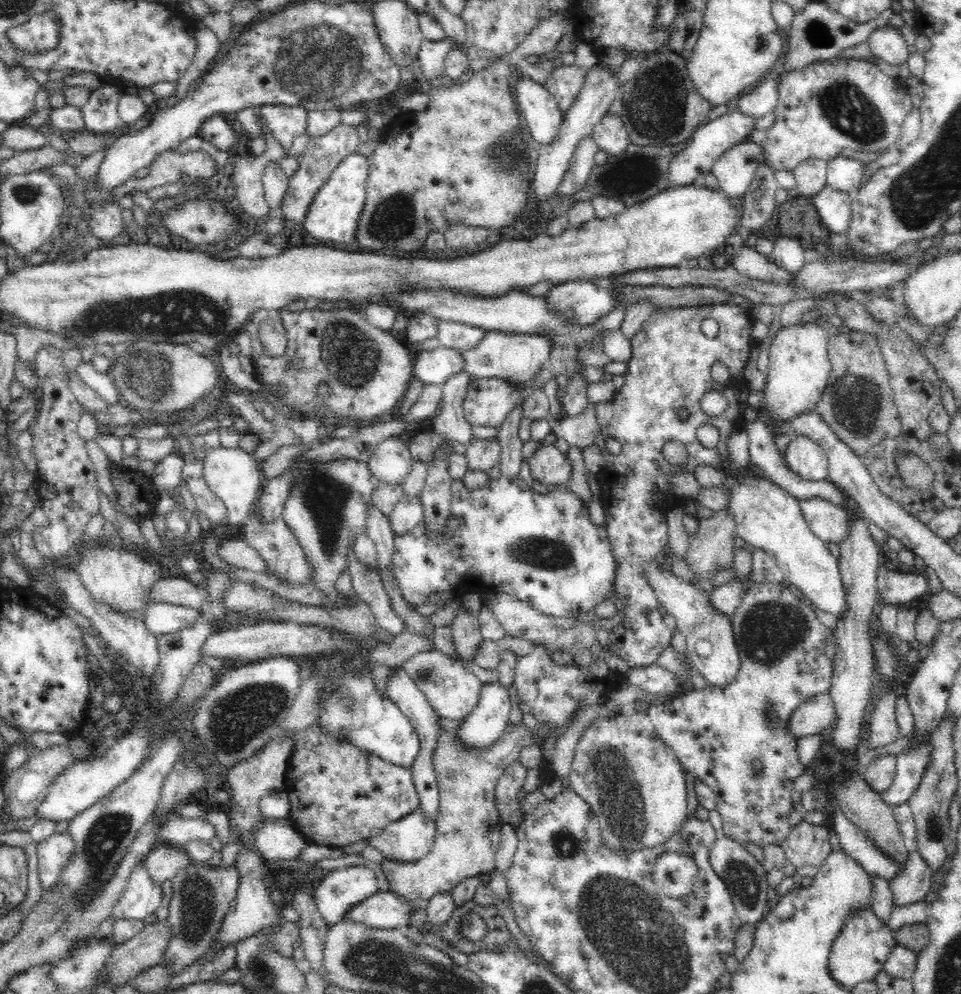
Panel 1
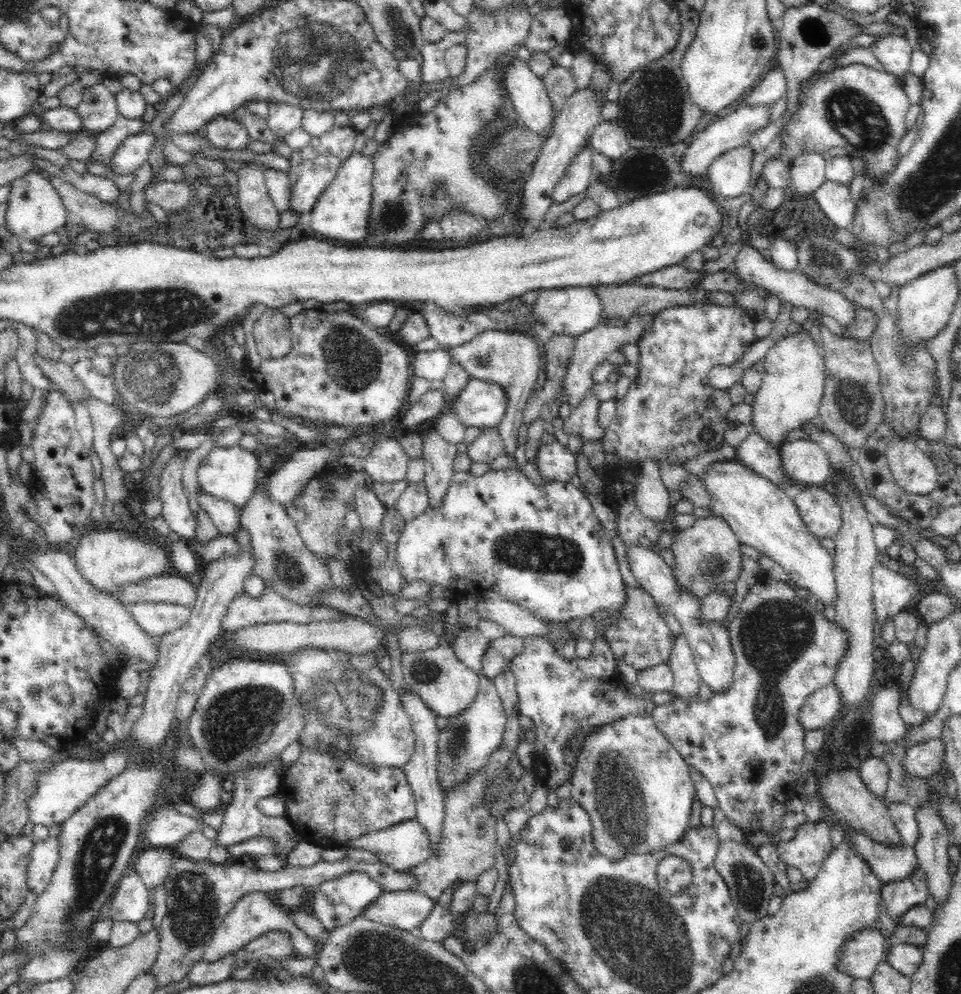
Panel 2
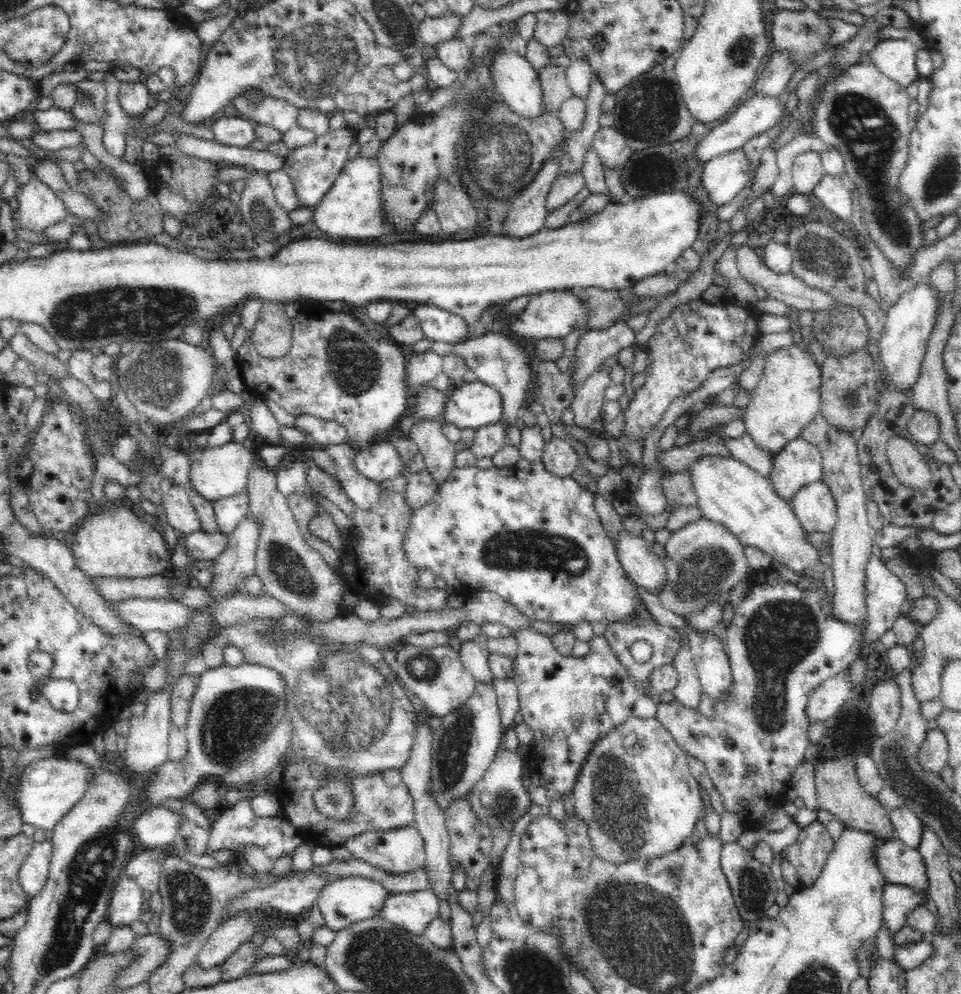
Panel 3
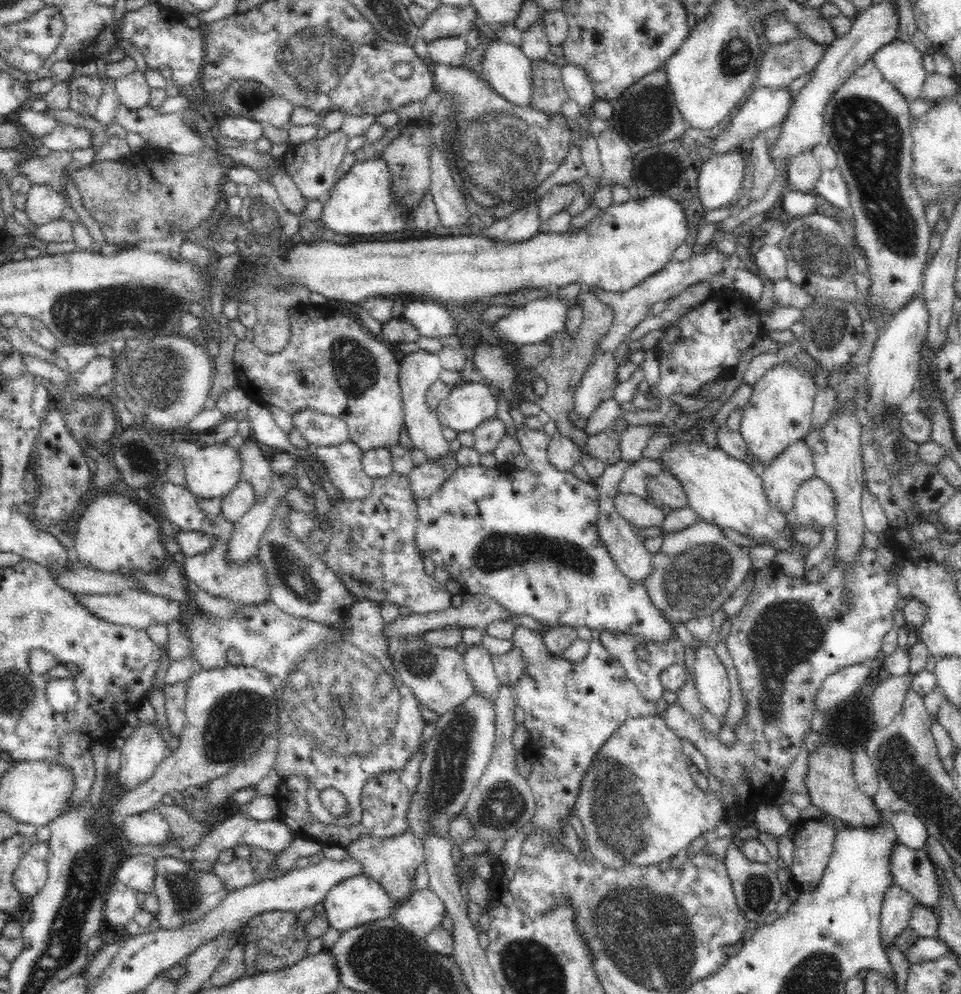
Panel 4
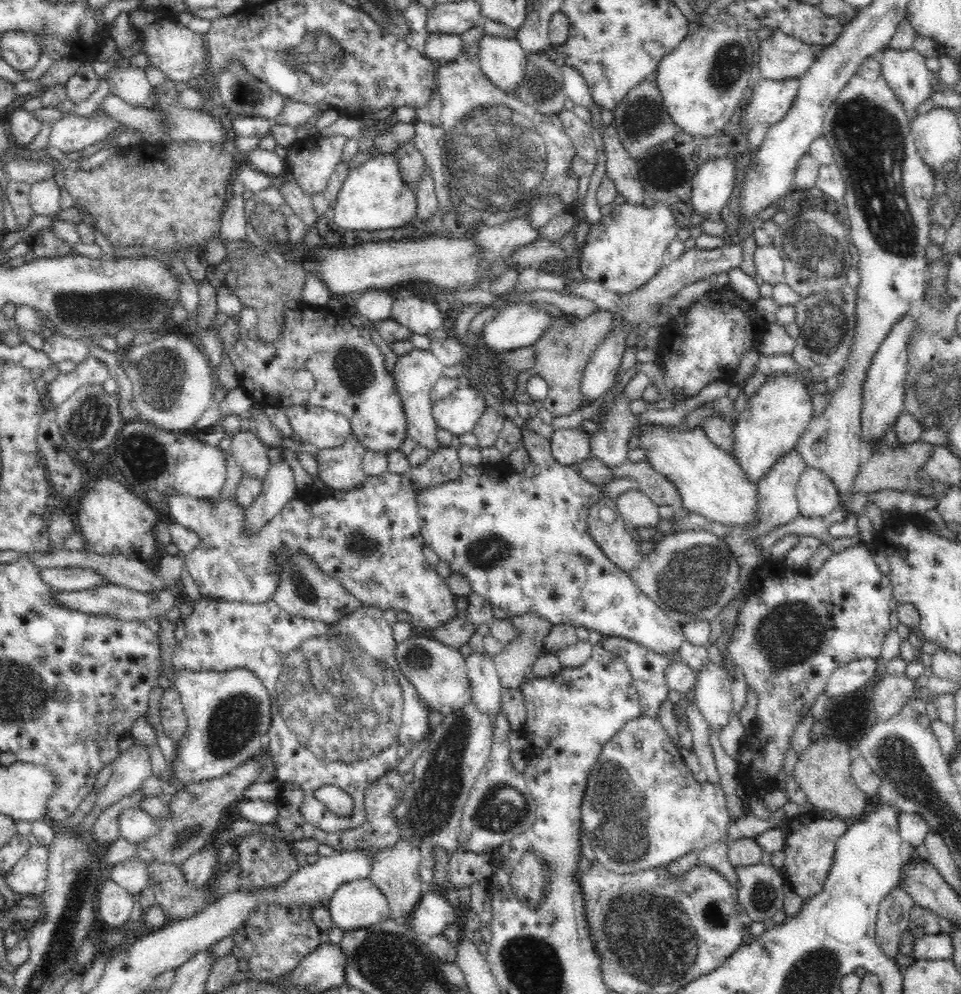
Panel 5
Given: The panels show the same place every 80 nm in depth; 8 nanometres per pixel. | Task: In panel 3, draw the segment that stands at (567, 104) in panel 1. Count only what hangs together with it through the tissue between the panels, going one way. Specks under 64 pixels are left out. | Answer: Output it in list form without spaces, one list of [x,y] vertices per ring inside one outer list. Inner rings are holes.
[[[550,64],[539,72],[539,79],[543,88],[544,107],[546,111],[555,114],[562,104],[573,96],[566,80],[565,69],[556,64]]]

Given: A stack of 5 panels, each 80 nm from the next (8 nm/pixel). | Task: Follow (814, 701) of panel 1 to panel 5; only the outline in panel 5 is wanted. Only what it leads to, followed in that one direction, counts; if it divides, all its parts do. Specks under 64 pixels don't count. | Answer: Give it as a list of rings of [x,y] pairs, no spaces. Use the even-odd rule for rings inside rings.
[[[863,658],[840,665],[830,676],[824,686],[826,697],[836,698],[844,696],[852,690],[858,690],[874,677],[876,670],[880,670],[879,658]]]

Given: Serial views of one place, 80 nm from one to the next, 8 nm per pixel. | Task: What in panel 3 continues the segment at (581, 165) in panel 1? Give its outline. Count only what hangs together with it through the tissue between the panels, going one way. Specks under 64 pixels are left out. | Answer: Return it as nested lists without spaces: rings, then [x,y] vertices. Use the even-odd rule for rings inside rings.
[[[583,167],[572,173],[568,171],[561,172],[548,191],[546,199],[547,212],[552,212],[554,208],[566,204],[568,200],[572,200],[584,187],[586,186]]]

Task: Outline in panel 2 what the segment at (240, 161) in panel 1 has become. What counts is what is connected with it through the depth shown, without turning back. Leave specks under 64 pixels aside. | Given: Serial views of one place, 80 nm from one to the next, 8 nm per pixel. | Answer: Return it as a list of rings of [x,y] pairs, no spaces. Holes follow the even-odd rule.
[[[246,162],[236,171],[237,199],[243,215],[262,231],[278,229],[280,212],[272,204],[265,185],[263,167]]]

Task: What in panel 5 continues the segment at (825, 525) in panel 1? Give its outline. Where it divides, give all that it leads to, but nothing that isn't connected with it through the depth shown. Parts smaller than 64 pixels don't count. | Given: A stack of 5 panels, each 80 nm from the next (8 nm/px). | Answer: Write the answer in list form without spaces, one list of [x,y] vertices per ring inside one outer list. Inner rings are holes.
[[[810,467],[802,474],[795,496],[800,516],[811,519],[827,517],[839,508],[841,502],[832,480]]]

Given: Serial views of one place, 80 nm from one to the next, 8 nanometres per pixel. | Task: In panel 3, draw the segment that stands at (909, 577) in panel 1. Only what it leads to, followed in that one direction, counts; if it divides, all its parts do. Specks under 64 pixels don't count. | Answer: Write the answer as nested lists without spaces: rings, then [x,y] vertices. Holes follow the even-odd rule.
[[[872,553],[870,555],[865,573],[866,607],[868,607],[868,609],[867,617],[865,618],[865,629],[862,635],[860,629],[856,629],[856,627],[848,623],[838,621],[838,619],[832,616],[832,610],[830,610],[830,604],[828,604],[828,594],[823,594],[820,589],[807,590],[797,588],[792,582],[783,580],[772,568],[759,569],[752,581],[748,595],[734,608],[733,618],[727,626],[727,639],[725,642],[731,662],[731,671],[733,672],[733,684],[731,689],[722,696],[721,700],[718,700],[716,704],[714,704],[712,720],[705,717],[700,712],[700,709],[698,709],[698,706],[696,706],[696,708],[690,708],[684,706],[682,702],[678,702],[677,700],[670,701],[669,703],[657,703],[657,712],[655,714],[657,722],[672,735],[672,739],[674,739],[678,747],[686,753],[686,756],[690,755],[702,762],[706,774],[710,776],[713,782],[714,788],[718,791],[718,795],[722,797],[721,801],[724,805],[724,810],[736,813],[736,815],[740,817],[740,821],[742,821],[742,826],[747,830],[758,830],[758,828],[761,828],[765,814],[773,808],[782,807],[788,800],[787,792],[789,790],[790,778],[794,770],[804,762],[805,750],[810,746],[808,737],[810,723],[808,723],[808,717],[806,717],[806,711],[804,711],[806,710],[807,698],[812,694],[812,691],[816,690],[827,678],[836,676],[836,674],[842,672],[842,670],[846,670],[846,668],[858,658],[860,650],[864,650],[865,648],[865,652],[869,652],[872,642],[878,640],[888,628],[893,627],[894,620],[901,614],[900,609],[902,604],[908,600],[904,582],[898,576],[892,574],[886,565],[878,560],[876,554]]]

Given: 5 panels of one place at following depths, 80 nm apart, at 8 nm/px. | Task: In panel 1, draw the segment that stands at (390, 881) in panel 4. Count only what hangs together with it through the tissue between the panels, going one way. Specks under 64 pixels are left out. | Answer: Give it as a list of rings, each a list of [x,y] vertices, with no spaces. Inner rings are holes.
[[[418,804],[414,812],[387,824],[378,836],[370,837],[368,842],[380,850],[385,859],[414,862],[428,854],[436,831],[435,818],[426,816]]]

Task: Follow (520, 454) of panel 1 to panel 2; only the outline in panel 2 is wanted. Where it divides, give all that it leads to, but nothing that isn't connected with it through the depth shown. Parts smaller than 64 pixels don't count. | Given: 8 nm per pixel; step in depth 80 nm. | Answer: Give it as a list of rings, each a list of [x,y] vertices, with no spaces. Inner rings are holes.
[[[488,329],[482,331],[477,337],[463,345],[450,347],[447,351],[453,360],[458,363],[471,377],[492,381],[499,384],[506,391],[508,402],[507,409],[497,426],[500,439],[503,443],[503,453],[511,461],[516,461],[515,454],[520,448],[518,444],[518,428],[522,426],[525,406],[534,390],[538,376],[542,370],[540,365],[544,360],[544,354],[537,343],[538,340],[518,331],[501,331]]]

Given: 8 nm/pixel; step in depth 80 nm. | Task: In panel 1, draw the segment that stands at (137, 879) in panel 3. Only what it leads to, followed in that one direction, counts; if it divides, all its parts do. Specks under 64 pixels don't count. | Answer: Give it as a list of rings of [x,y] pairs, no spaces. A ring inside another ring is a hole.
[[[156,844],[142,863],[157,883],[172,880],[179,870],[196,862],[180,845]]]

